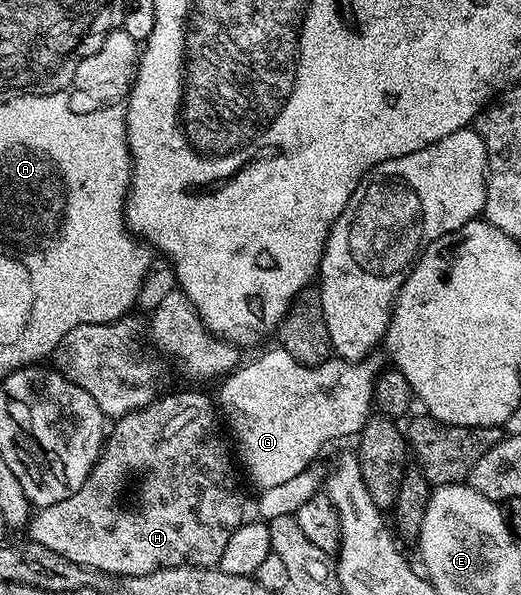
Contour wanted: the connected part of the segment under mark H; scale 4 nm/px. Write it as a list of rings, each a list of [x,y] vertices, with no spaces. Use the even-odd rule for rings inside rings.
[[[198,391],[162,393],[148,405],[116,420],[82,488],[72,493],[72,497],[56,501],[56,505],[37,508],[28,524],[28,539],[108,577],[147,575],[169,567],[212,567],[224,553],[228,537],[244,521],[242,487],[237,474],[236,459],[224,434],[215,400]],[[134,473],[146,475],[138,487],[138,504],[121,507],[118,494]]]

